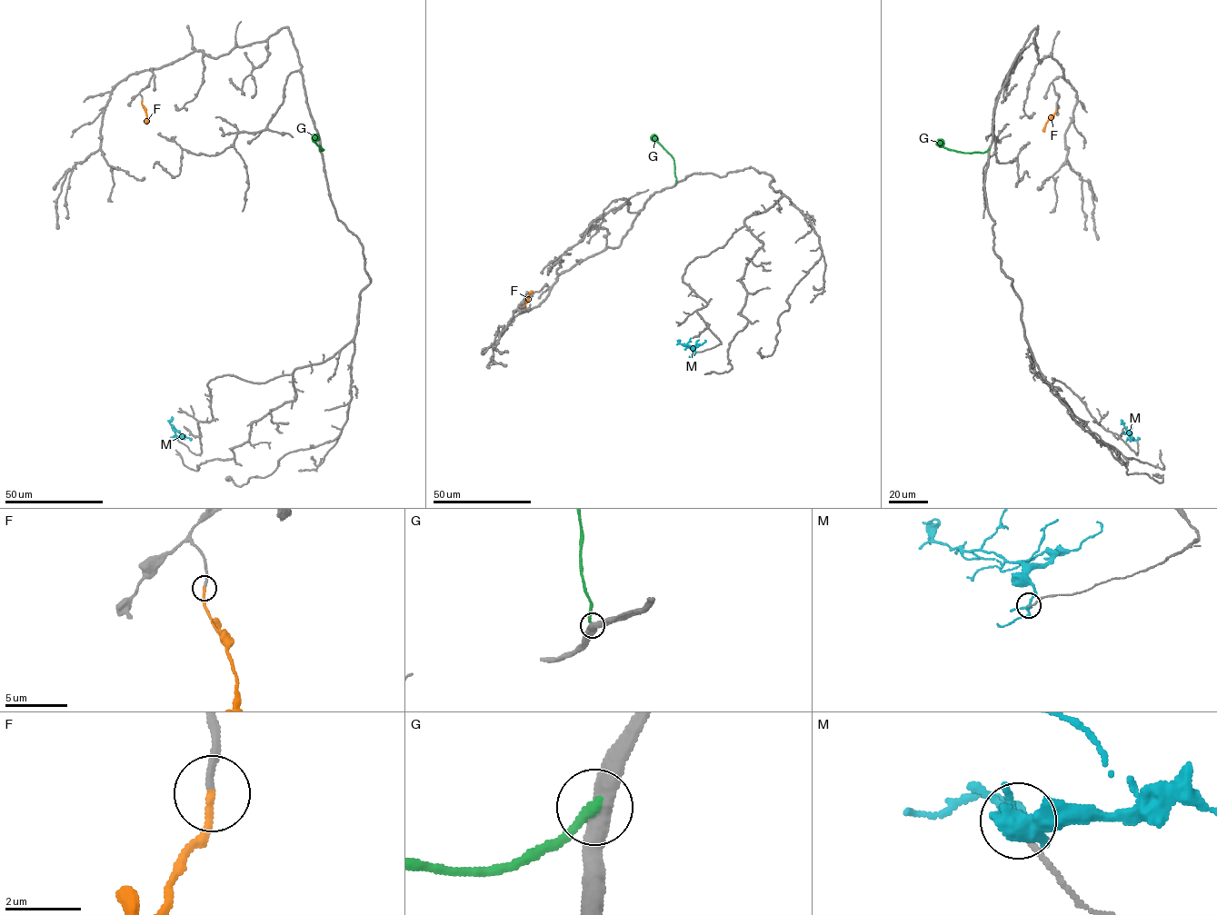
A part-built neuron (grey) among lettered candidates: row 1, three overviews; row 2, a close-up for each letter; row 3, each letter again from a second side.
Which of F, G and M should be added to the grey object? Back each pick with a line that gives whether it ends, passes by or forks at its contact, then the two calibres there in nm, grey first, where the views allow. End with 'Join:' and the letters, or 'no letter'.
F: it ends; calibres 180 and 200 nm
Join: F

